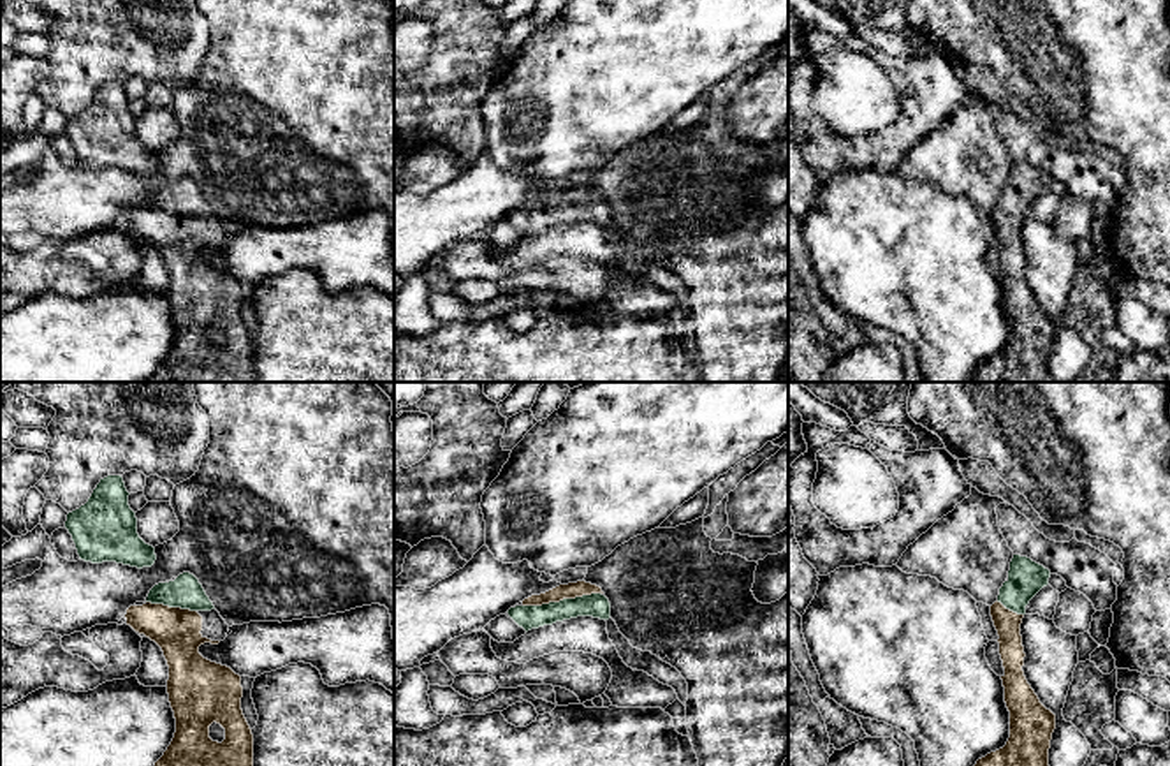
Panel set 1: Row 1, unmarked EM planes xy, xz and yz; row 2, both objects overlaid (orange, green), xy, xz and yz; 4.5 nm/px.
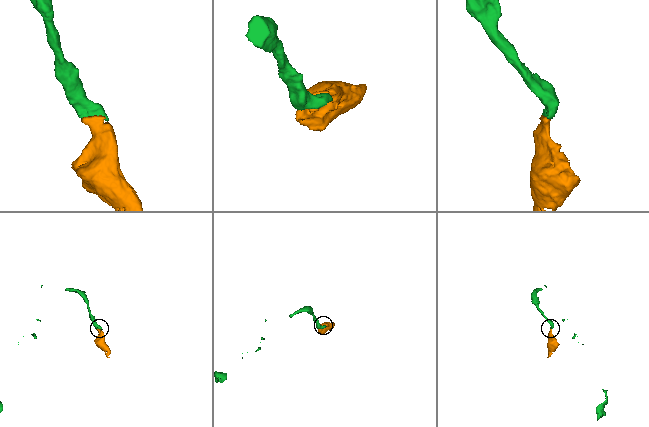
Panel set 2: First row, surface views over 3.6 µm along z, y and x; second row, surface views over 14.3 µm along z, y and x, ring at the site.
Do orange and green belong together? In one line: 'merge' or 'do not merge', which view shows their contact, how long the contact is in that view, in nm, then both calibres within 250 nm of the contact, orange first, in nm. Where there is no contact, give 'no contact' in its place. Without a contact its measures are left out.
merge; contact in xz; length 360 nm; calibres 70 and 110 nm

